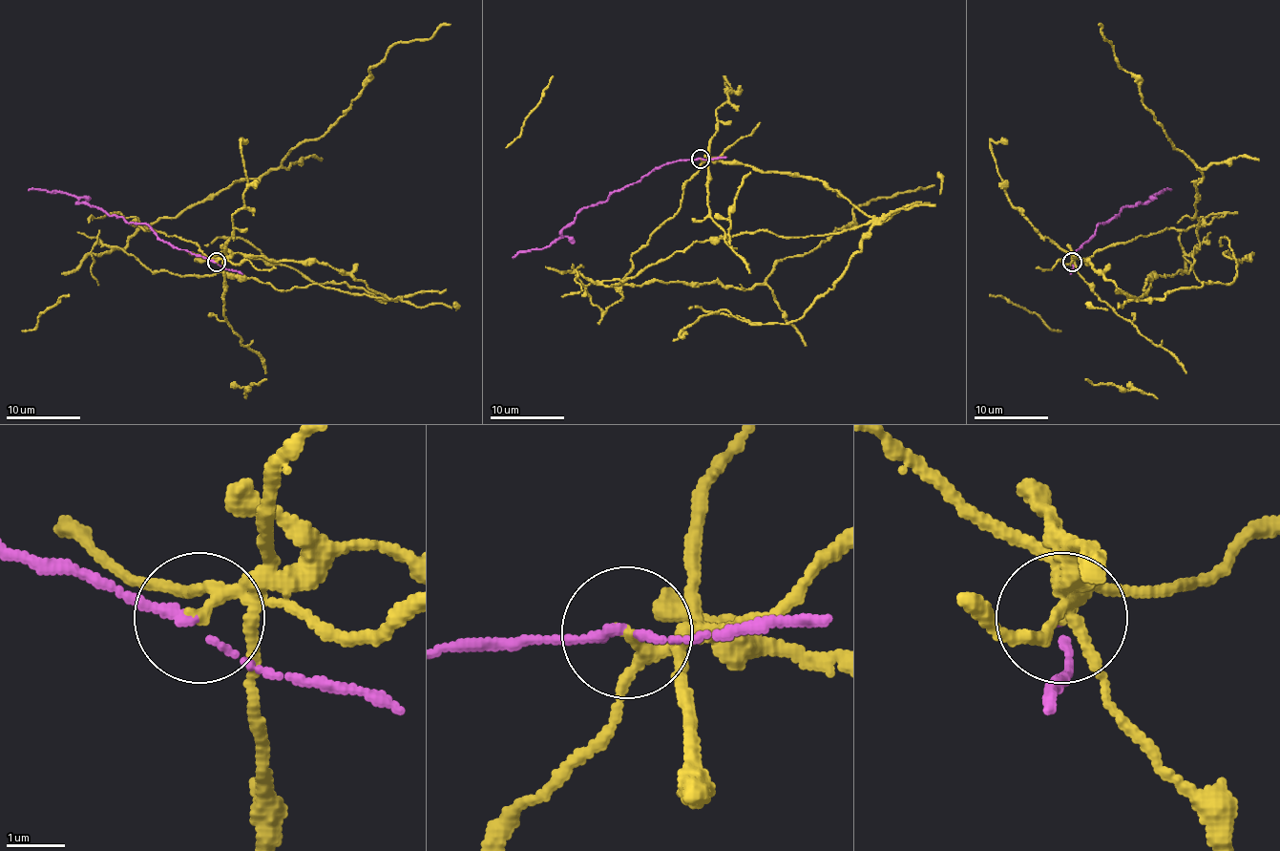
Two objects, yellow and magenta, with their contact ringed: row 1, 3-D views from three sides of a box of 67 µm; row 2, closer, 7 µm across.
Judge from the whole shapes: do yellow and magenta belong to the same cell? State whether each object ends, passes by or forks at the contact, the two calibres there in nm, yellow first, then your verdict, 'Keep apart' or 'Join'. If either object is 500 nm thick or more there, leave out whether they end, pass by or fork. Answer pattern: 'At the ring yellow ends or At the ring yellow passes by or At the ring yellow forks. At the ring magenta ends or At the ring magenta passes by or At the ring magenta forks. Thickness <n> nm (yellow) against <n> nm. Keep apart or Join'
At the ring yellow passes by. At the ring magenta passes by. Thickness 170 nm (yellow) against 110 nm. Keep apart

